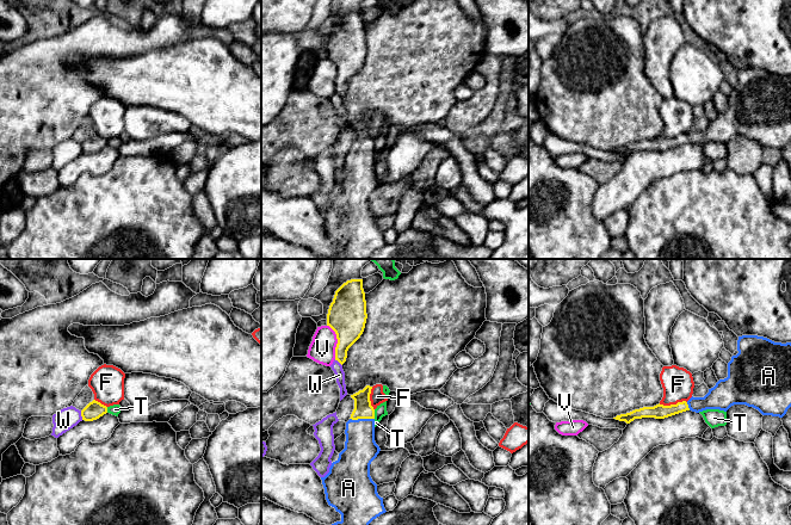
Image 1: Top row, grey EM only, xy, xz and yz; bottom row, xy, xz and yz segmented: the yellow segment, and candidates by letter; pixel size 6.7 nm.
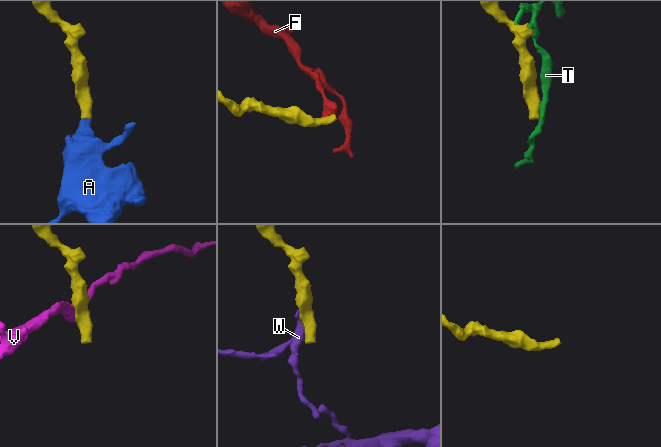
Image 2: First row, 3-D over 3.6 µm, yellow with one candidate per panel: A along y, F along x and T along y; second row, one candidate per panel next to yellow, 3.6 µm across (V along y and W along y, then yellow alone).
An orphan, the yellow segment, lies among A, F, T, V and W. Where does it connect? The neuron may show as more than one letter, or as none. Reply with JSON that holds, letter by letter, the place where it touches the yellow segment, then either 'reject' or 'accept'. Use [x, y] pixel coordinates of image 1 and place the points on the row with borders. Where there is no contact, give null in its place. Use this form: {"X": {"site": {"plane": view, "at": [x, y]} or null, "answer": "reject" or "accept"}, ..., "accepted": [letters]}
{"A": {"site": {"plane": "xz", "at": [362, 418]}, "answer": "accept"}, "F": {"site": {"plane": "yz", "at": [672, 405]}, "answer": "reject"}, "T": {"site": {"plane": "xz", "at": [374, 414]}, "answer": "reject"}, "V": {"site": {"plane": "xz", "at": [338, 341]}, "answer": "reject"}, "W": {"site": {"plane": "xy", "at": [81, 415]}, "answer": "reject"}, "accepted": ["A"]}

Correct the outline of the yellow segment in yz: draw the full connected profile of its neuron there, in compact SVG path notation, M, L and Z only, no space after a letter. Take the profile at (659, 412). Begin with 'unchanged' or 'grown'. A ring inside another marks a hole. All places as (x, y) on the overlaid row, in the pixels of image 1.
grown; M742 335L736 356L728 363L728 377L719 379L704 397L691 397L676 404L643 407L616 420L630 424L635 419L665 419L686 410L727 412L734 404L746 404L762 415L783 418L791 407L791 342L774 342L758 335Z

